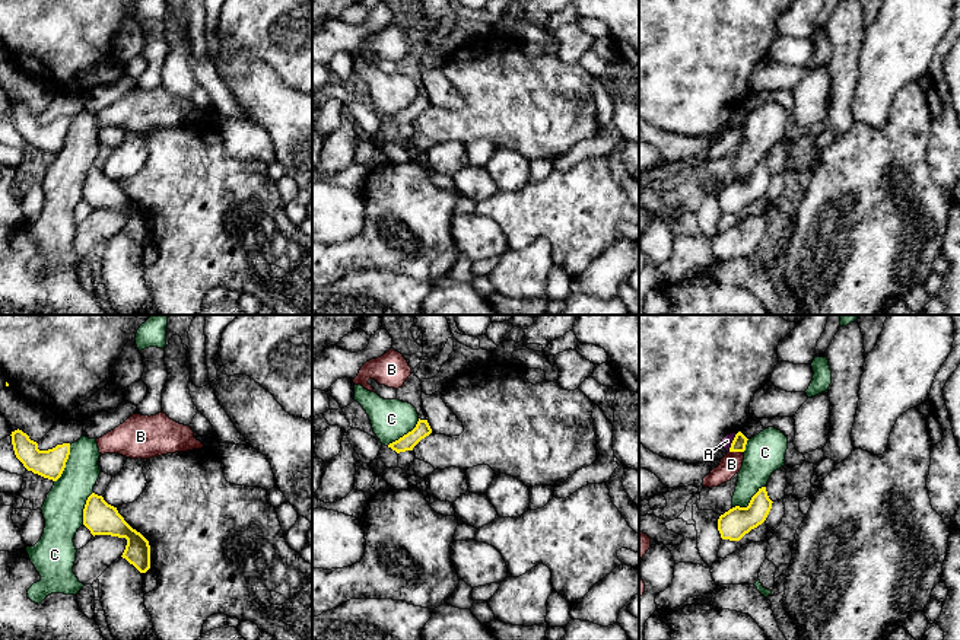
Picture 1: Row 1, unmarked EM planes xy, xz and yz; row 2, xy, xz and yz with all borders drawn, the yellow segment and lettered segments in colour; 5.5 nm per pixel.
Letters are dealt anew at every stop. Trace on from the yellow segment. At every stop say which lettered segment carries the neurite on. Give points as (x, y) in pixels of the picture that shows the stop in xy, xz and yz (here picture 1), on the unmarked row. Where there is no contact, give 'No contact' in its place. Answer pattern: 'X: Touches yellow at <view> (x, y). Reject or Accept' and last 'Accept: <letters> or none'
A: Touches yellow at yz (733, 115). Reject
B: Touches yellow at yz (737, 124). Reject
C: Touches yellow at yz (750, 175). Reject
Accept: none

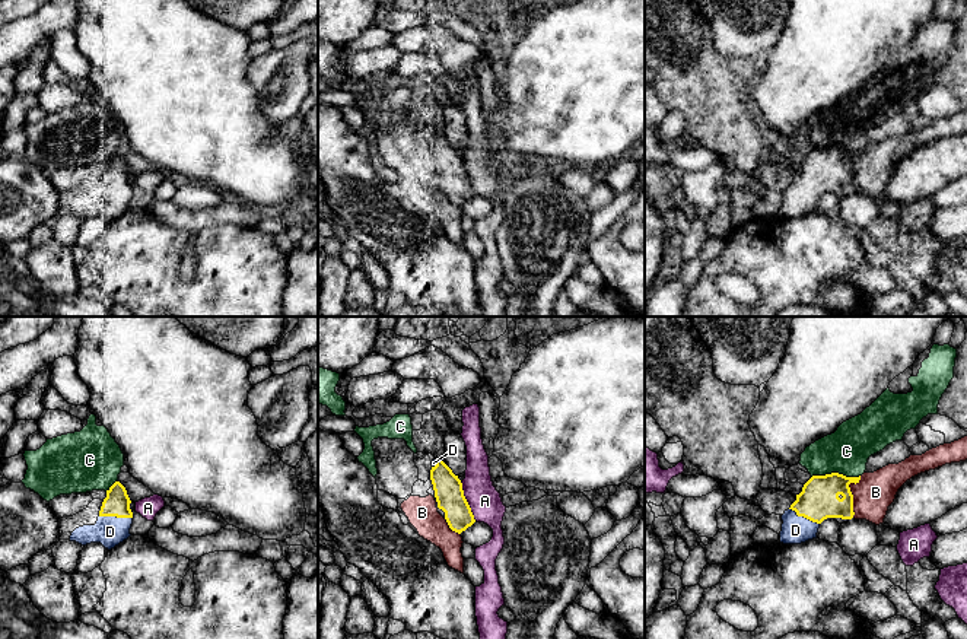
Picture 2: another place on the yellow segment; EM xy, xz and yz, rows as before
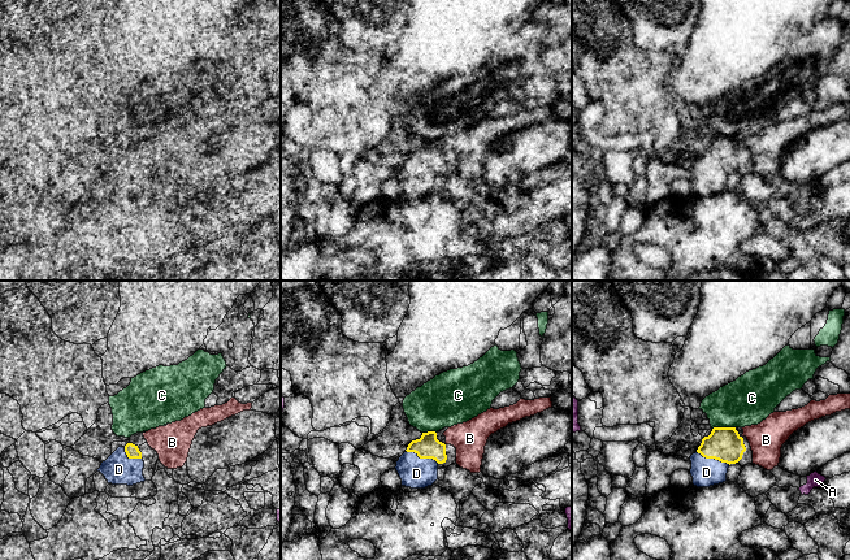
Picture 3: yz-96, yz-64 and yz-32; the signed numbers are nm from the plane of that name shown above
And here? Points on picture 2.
A: Touches yellow at xz (465, 174). Reject
B: Touches yellow at yz (852, 168). Reject
C: Touches yellow at yz (835, 146). Reject
D: Touches yellow at xy (115, 188). Accept
Accept: D

